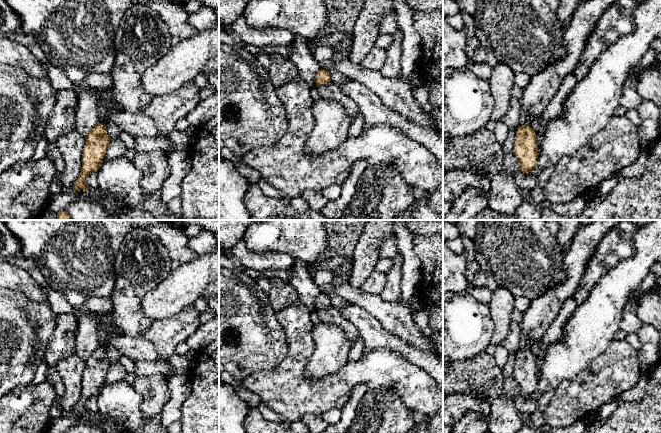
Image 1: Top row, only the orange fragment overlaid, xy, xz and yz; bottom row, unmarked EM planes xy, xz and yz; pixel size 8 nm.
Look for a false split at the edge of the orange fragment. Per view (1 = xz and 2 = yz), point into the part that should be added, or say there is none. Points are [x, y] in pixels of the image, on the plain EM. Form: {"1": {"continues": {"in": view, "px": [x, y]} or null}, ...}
{"1": {"continues": null}, "2": {"continues": null}}

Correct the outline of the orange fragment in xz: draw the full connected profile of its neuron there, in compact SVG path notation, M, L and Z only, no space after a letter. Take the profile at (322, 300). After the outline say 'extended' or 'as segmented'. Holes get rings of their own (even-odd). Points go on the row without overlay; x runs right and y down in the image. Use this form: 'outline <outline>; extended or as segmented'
outline M320 293L316 298L316 311L331 305L330 297L324 293Z; as segmented

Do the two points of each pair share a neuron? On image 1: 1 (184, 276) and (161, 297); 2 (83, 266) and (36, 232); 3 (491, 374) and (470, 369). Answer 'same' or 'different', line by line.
1: same
2: same
3: same

